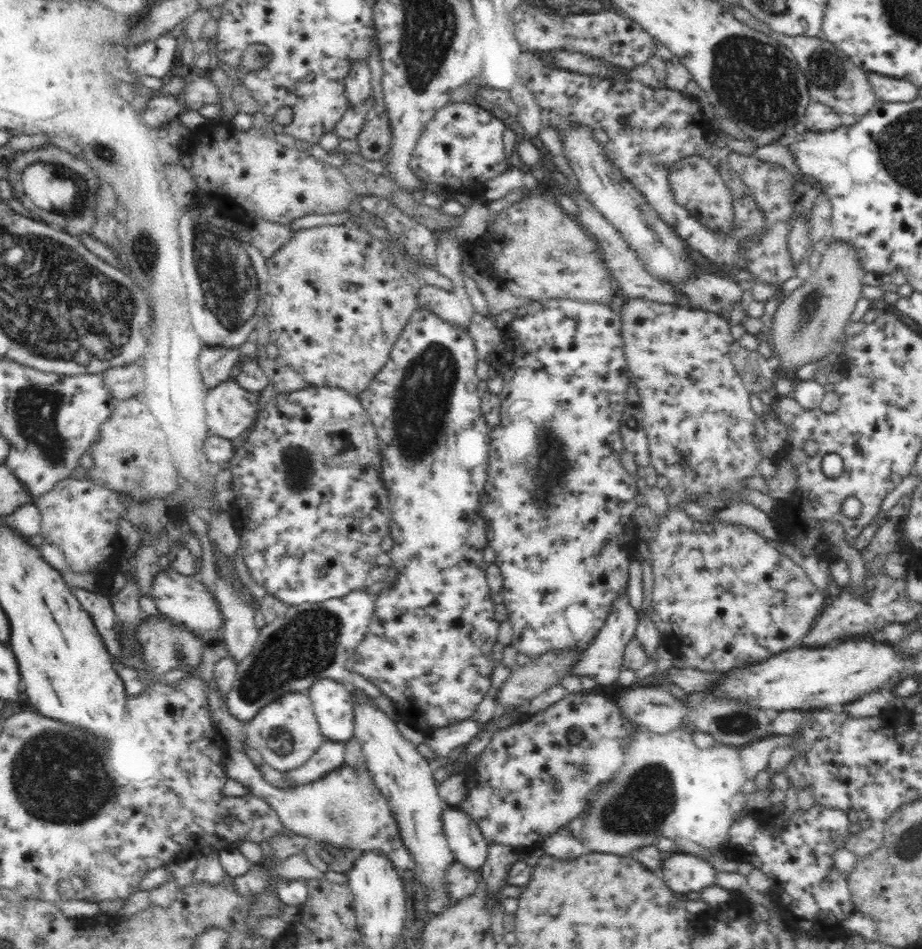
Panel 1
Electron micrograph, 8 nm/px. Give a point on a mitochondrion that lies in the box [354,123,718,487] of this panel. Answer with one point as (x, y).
(423, 400)

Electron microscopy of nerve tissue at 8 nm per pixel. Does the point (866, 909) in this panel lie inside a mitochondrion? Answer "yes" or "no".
no

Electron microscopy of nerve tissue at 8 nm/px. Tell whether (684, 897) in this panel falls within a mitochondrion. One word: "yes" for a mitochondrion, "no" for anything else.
no

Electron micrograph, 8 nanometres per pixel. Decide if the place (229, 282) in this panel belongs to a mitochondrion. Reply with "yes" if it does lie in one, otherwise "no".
yes

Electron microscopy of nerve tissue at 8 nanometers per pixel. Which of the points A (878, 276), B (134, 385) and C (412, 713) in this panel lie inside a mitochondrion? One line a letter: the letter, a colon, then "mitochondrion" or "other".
A: other
B: other
C: other

